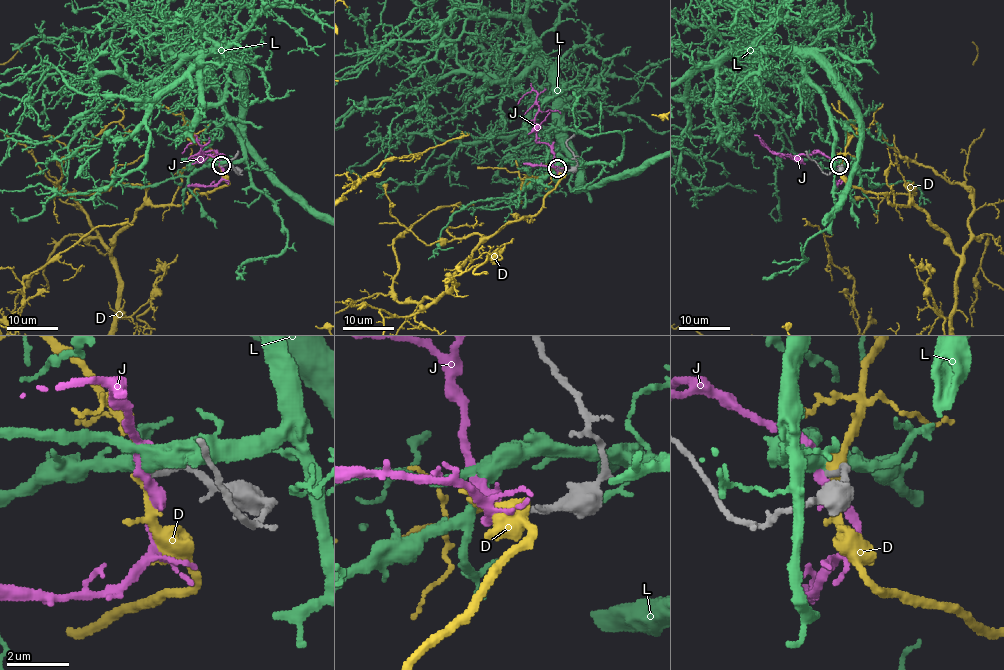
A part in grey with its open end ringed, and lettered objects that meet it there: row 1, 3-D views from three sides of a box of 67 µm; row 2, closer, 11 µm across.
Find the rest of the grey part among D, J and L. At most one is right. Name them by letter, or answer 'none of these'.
none of these

